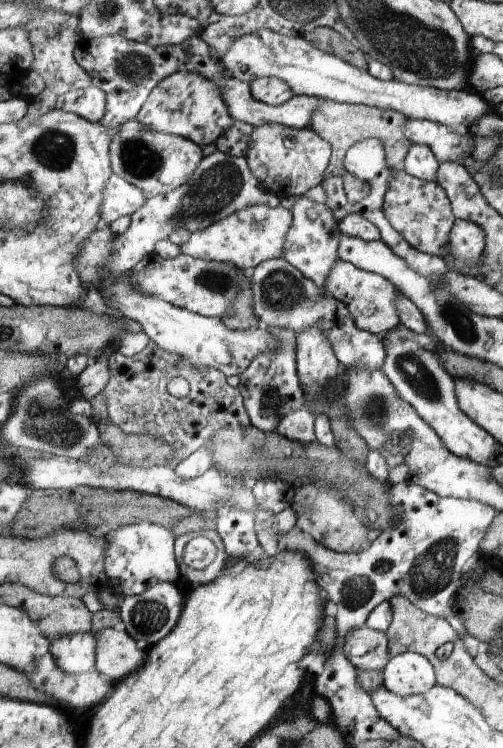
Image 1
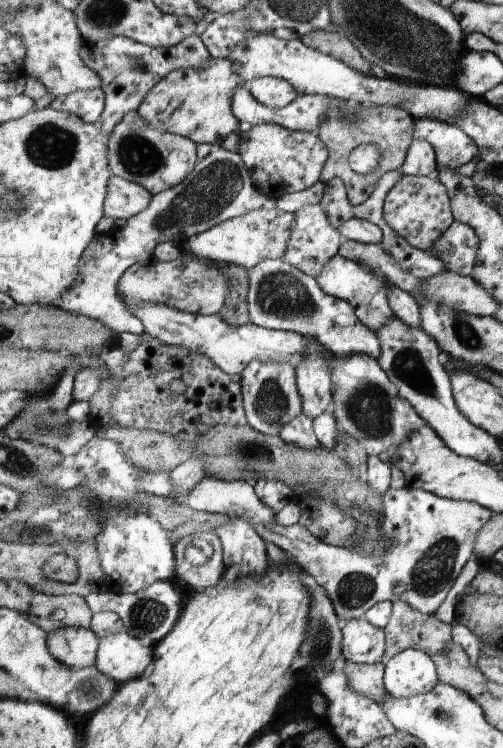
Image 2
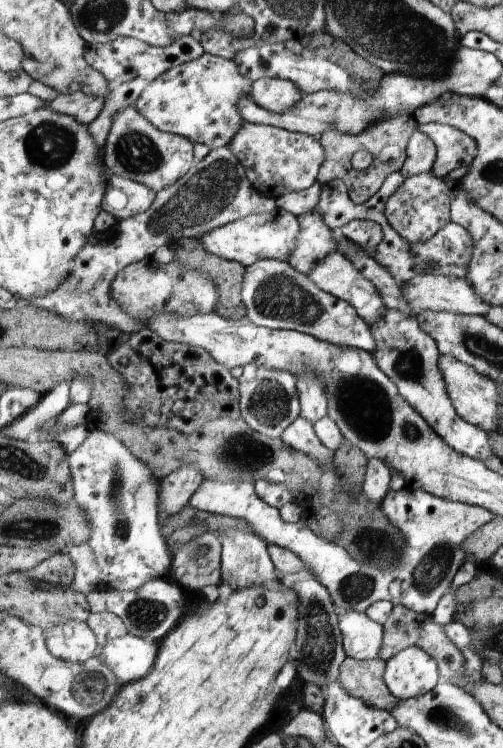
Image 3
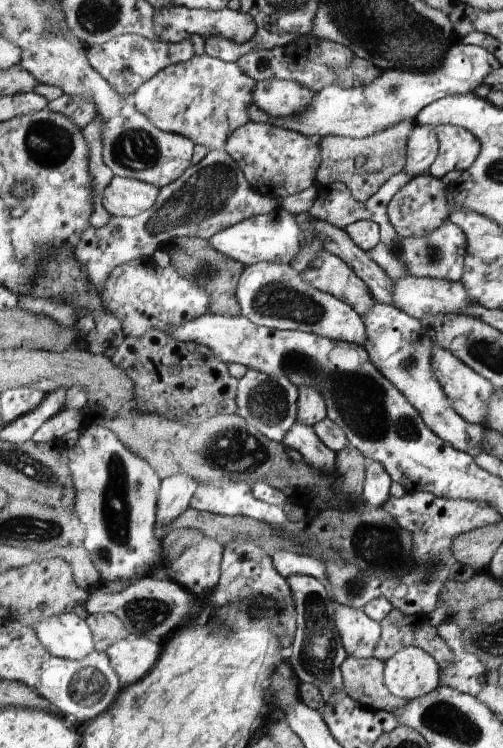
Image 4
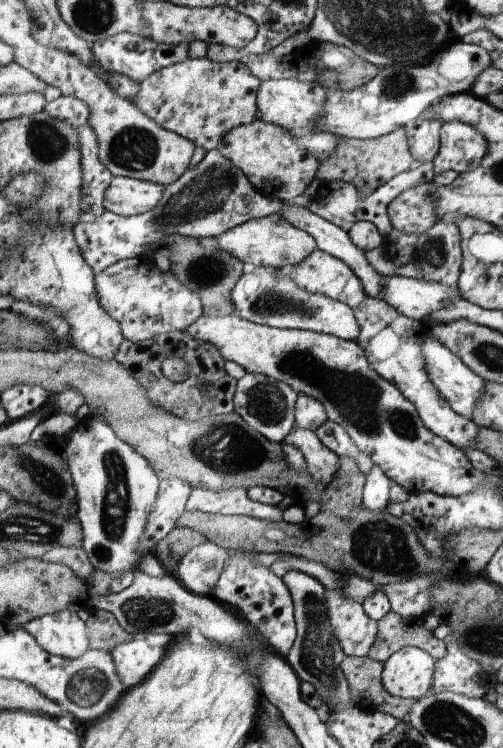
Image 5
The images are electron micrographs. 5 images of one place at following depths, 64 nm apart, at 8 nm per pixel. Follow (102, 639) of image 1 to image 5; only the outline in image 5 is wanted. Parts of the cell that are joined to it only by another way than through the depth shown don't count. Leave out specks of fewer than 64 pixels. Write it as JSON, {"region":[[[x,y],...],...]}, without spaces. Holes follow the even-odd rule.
{"region":[[[142,635],[131,642],[120,644],[111,654],[125,686],[137,686],[161,664],[167,656],[167,647],[149,645]]]}

